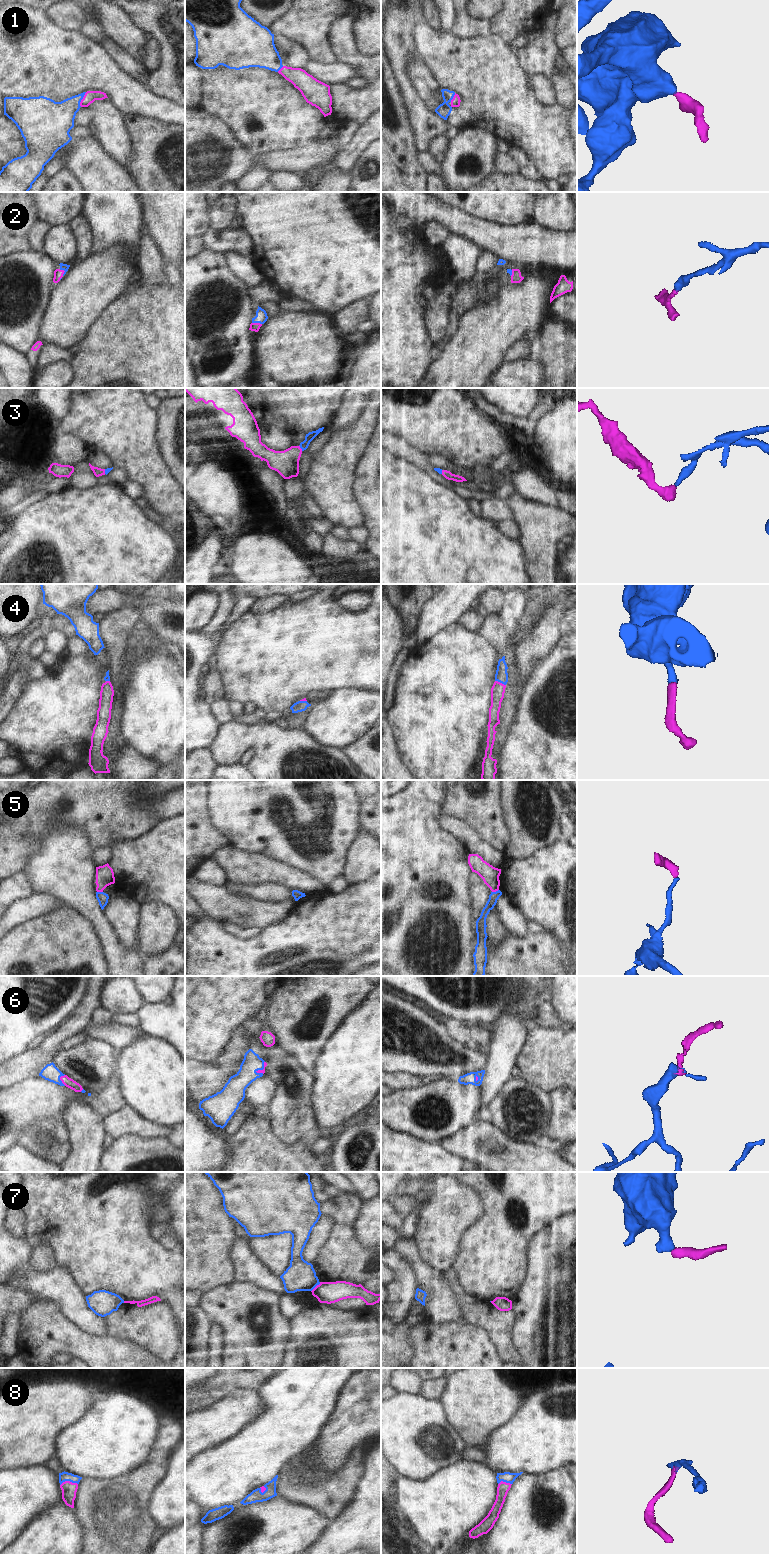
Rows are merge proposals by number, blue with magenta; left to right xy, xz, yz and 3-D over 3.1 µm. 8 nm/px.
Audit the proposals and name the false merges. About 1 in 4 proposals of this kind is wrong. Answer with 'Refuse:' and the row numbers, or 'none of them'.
Refuse: 7

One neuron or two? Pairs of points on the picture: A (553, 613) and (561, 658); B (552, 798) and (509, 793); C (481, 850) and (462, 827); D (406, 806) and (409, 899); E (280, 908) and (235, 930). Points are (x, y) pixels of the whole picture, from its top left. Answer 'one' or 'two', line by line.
A: two
B: one
C: one
D: one
E: two

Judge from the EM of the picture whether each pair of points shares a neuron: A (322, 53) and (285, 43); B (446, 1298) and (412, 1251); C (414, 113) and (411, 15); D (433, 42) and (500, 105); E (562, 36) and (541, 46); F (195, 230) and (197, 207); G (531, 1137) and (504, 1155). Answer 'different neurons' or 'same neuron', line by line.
A: different neurons
B: same neuron
C: same neuron
D: same neuron
E: different neurons
F: same neuron
G: different neurons

